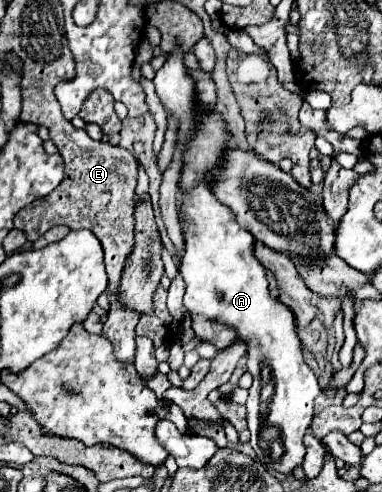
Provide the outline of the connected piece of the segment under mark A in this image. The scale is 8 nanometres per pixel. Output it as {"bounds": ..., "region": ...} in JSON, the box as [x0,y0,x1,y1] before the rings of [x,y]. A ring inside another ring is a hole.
{"bounds":[155,43,323,473],"region":[[[179,43],[173,45],[173,49],[167,53],[167,59],[163,67],[155,73],[155,91],[165,107],[165,113],[169,117],[175,117],[179,121],[179,133],[177,133],[177,143],[185,147],[183,151],[183,169],[181,169],[181,205],[179,205],[179,215],[183,217],[183,237],[185,237],[185,255],[181,259],[179,273],[185,281],[185,309],[191,315],[203,315],[211,321],[219,321],[221,325],[231,325],[235,329],[239,341],[247,341],[247,367],[249,373],[253,375],[253,385],[249,389],[249,399],[247,399],[247,423],[251,431],[251,445],[257,453],[257,459],[273,471],[281,473],[291,473],[297,465],[303,463],[305,447],[303,447],[303,435],[311,425],[313,419],[313,399],[323,391],[317,383],[317,377],[313,369],[305,363],[303,351],[301,351],[301,339],[297,337],[297,321],[295,315],[291,313],[289,307],[279,301],[279,297],[273,297],[269,291],[269,281],[267,281],[267,269],[261,265],[261,261],[255,257],[255,237],[243,229],[235,221],[235,213],[227,209],[227,205],[219,203],[215,193],[213,193],[213,181],[209,181],[209,175],[215,173],[217,169],[223,167],[225,153],[231,149],[233,135],[227,129],[227,123],[219,111],[205,111],[197,97],[195,97],[195,79],[189,75],[189,69],[185,67],[185,57],[183,49]],[[269,365],[271,377],[273,377],[273,395],[269,403],[261,399],[261,367]],[[273,443],[281,443],[283,455],[279,459],[271,457]]]}

